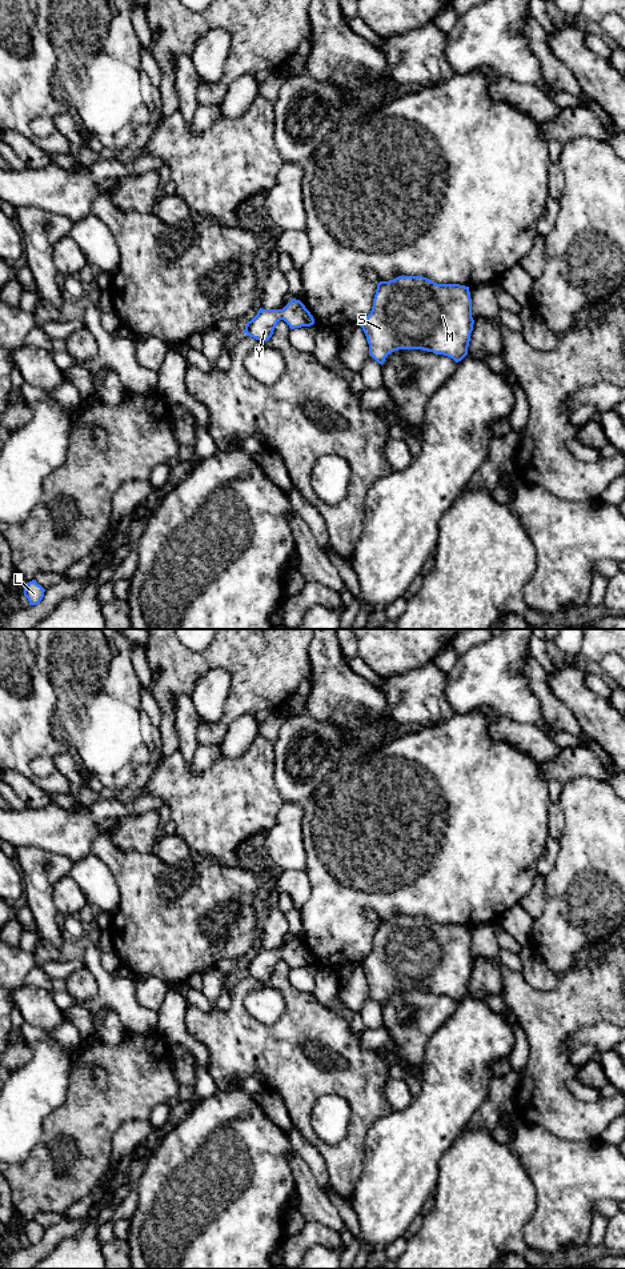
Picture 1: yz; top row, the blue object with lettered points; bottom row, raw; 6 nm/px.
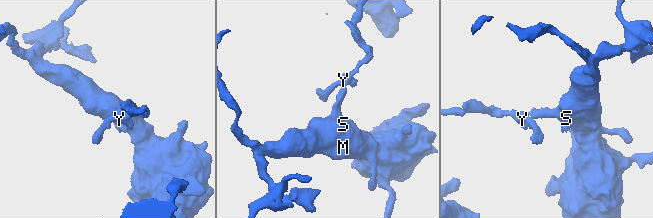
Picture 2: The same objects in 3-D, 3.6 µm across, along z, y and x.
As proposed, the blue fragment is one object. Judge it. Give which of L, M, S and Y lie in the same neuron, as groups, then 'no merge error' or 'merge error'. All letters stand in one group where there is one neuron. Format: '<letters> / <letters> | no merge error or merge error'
L M S Y | no merge error

